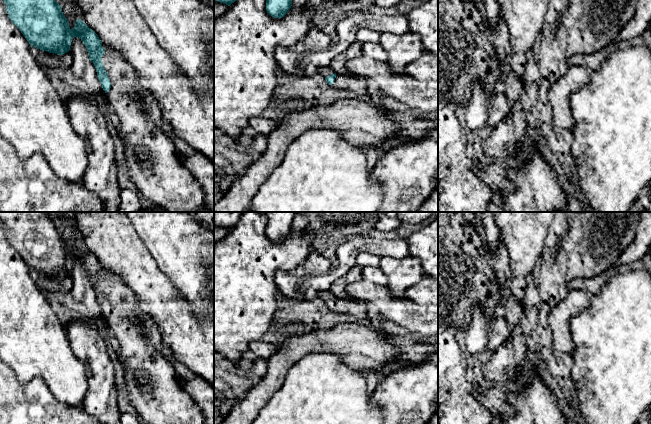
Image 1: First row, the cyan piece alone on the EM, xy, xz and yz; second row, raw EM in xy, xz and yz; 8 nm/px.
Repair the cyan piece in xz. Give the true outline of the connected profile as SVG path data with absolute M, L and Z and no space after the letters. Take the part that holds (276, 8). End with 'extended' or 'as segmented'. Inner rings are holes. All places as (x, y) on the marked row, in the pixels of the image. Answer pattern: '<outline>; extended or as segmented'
M266 0L266 11L274 18L284 17L292 6L292 0Z; as segmented

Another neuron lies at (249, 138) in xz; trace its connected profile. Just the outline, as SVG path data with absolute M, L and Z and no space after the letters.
M250 126L244 128L236 140L239 145L252 150L255 156L262 154L267 149L267 137Z

